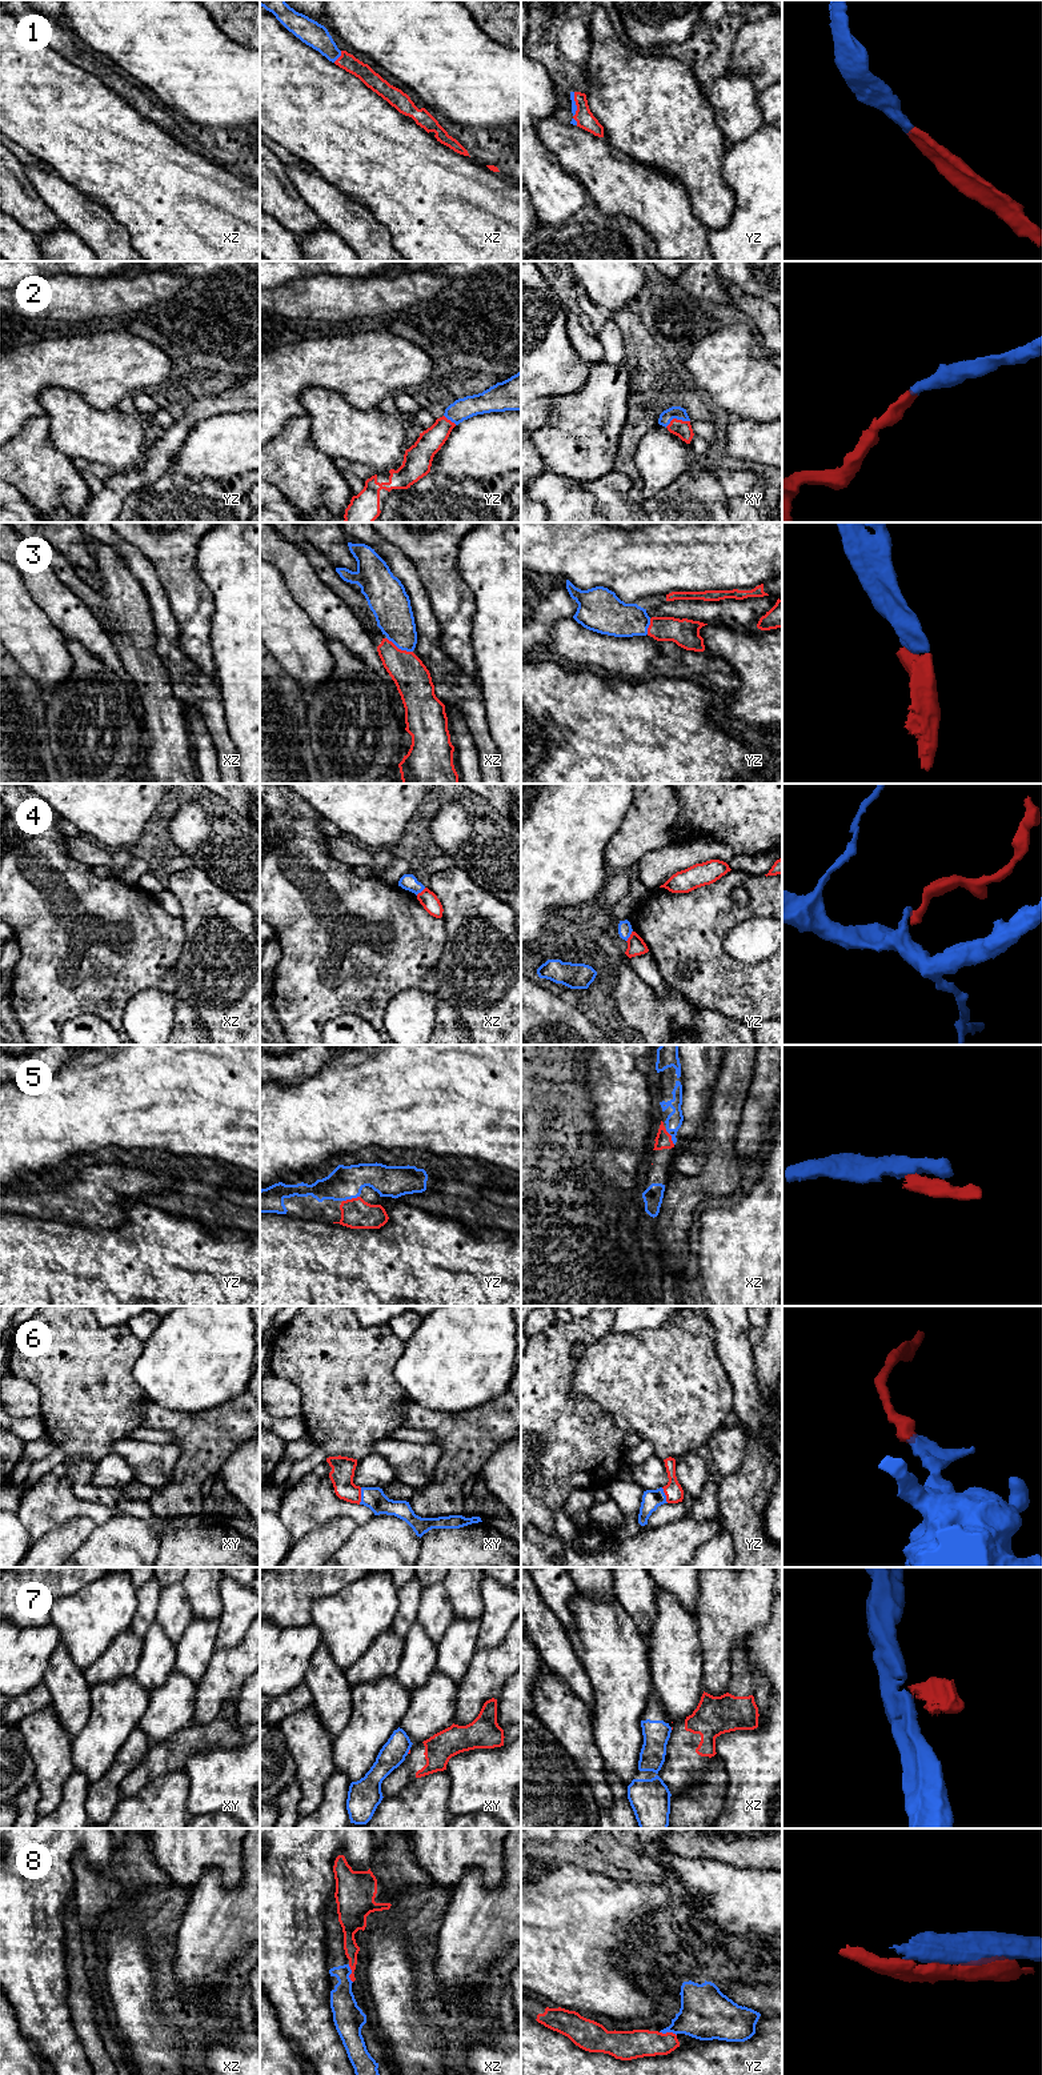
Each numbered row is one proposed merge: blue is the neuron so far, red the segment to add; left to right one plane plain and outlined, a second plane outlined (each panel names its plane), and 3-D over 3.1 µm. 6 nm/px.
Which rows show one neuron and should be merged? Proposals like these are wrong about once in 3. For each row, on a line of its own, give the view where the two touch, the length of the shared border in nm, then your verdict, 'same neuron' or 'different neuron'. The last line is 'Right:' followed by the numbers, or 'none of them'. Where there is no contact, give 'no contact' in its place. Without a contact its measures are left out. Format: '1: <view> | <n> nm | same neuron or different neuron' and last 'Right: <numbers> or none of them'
1: xz | 90 nm | same neuron
2: xy | 160 nm | same neuron
3: xz | 180 nm | same neuron
4: yz | 80 nm | different neuron
5: yz | 110 nm | same neuron
6: xy | 110 nm | same neuron
7: xy | 40 nm | different neuron
8: xz | 110 nm | different neuron
Right: 1, 2, 3, 5, 6

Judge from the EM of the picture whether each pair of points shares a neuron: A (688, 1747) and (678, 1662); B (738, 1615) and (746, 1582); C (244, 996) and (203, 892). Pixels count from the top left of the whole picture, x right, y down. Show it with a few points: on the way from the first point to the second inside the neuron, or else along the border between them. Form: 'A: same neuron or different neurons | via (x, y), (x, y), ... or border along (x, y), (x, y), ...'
A: different neurons | border along (702, 1691), (697, 1707), (684, 1719), (673, 1722)
B: same neuron | via (738, 1607), (738, 1590)
C: same neuron | via (221, 970), (220, 930), (212, 917)

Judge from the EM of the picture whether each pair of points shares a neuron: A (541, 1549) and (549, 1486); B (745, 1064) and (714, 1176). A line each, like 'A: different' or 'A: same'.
A: different
B: same

